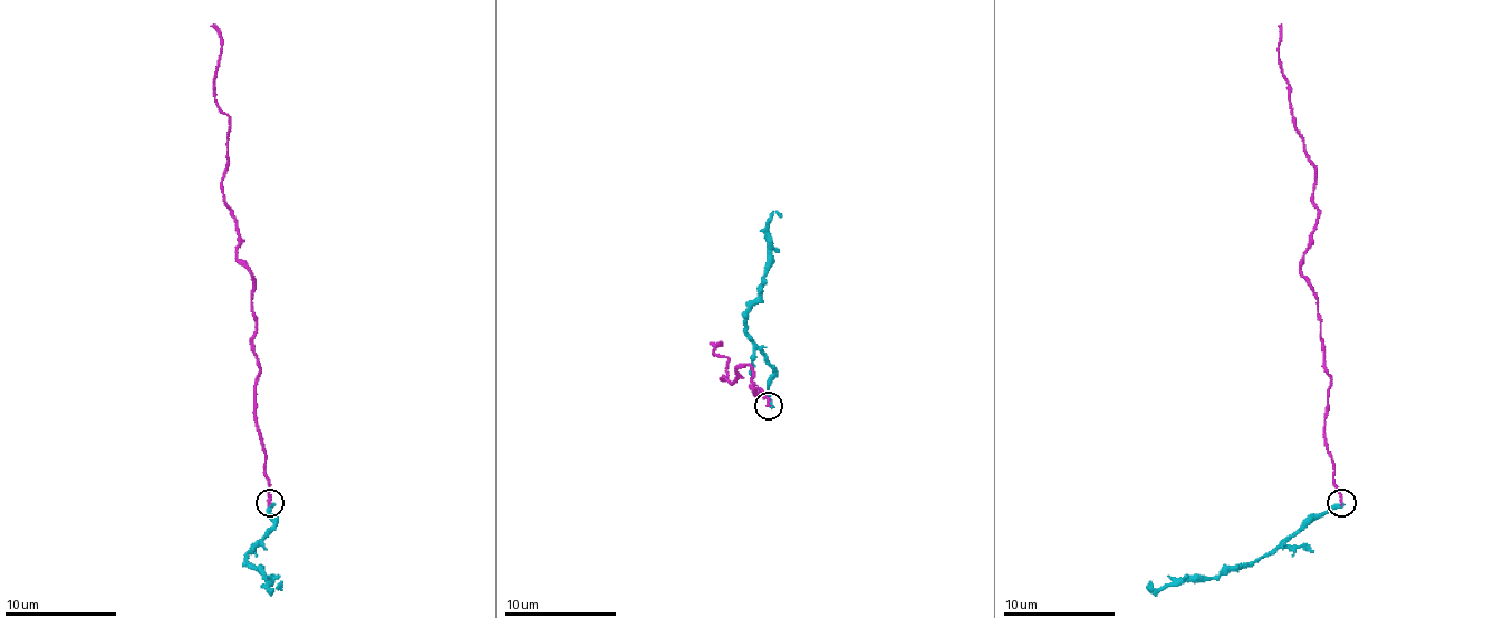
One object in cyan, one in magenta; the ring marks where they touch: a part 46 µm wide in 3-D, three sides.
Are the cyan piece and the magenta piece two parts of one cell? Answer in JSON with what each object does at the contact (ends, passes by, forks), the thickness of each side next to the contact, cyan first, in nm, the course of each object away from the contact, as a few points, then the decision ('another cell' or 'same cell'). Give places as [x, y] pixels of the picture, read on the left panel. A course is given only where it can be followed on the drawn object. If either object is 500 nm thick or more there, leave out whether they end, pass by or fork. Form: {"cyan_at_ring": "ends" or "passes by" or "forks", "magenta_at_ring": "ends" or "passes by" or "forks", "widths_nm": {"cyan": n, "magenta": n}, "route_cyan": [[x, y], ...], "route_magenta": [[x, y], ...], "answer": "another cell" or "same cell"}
{"cyan_at_ring": "ends", "magenta_at_ring": "ends", "widths_nm": {"cyan": 320, "magenta": 200}, "route_cyan": [[270, 502], [272, 528], [248, 552], [248, 561], [267, 578], [270, 589], [281, 580]], "route_magenta": [[270, 502], [256, 424], [253, 276], [237, 256], [222, 191], [228, 124], [214, 96], [222, 46], [214, 23]], "answer": "another cell"}

